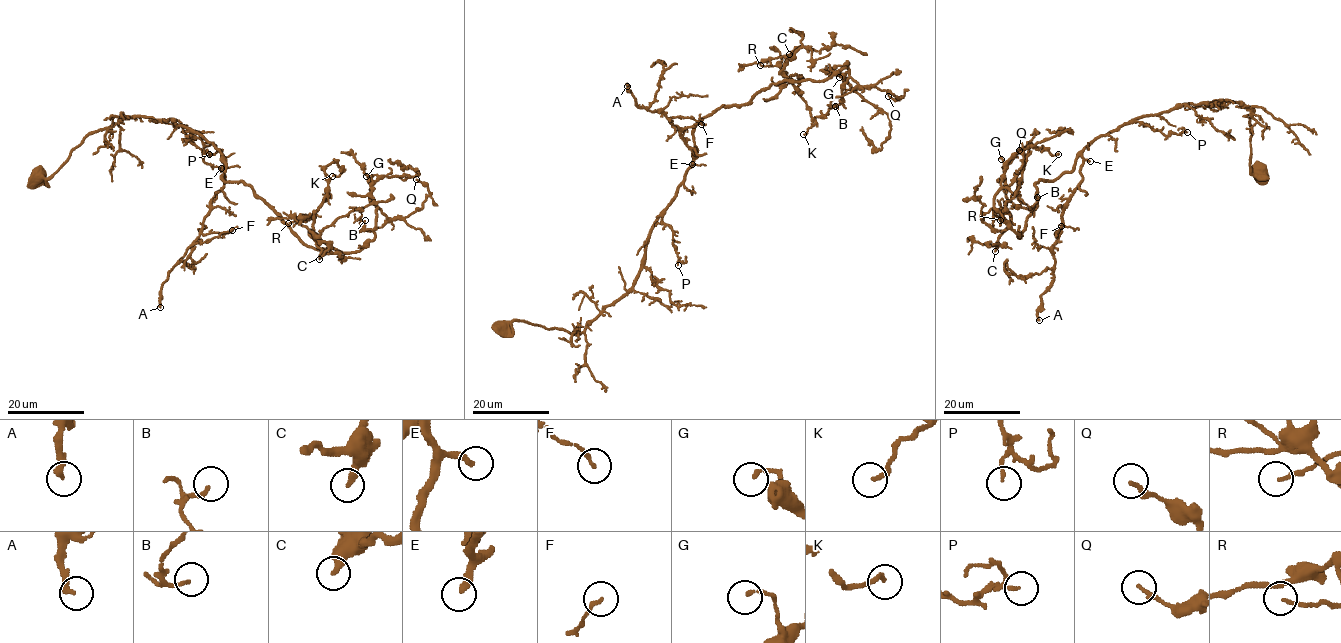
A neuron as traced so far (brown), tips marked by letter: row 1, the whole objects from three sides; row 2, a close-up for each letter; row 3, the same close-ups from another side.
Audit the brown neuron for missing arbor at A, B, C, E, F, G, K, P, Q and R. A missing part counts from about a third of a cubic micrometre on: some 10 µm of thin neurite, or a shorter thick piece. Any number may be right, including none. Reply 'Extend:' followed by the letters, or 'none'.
Extend: E

